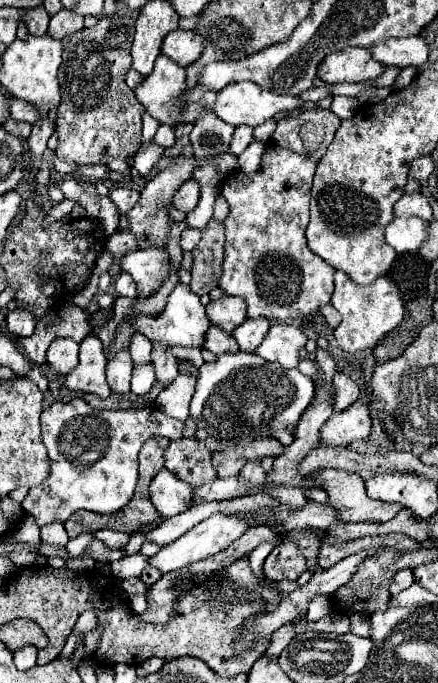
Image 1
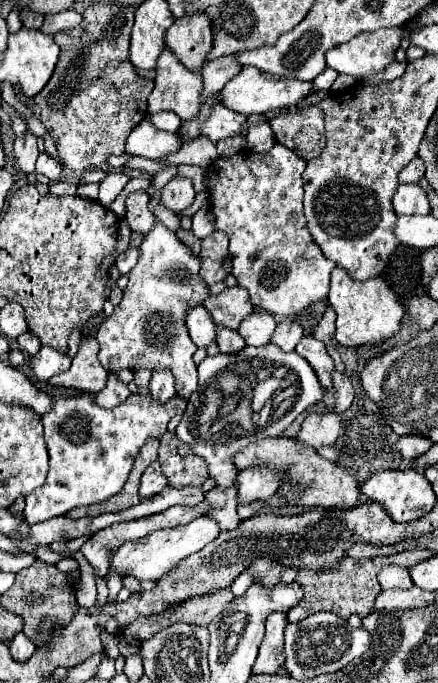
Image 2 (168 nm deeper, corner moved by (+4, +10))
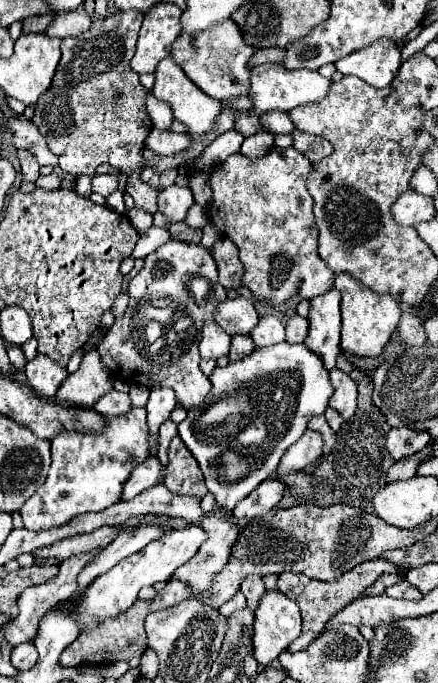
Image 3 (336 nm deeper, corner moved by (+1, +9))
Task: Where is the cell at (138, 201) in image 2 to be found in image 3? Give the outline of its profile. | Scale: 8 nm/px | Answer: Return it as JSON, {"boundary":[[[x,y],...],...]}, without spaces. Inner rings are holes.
{"boundary":[[[115,11],[113,15],[93,19],[83,35],[63,39],[63,57],[51,87],[35,105],[33,123],[47,137],[49,149],[59,157],[61,171],[69,175],[93,175],[101,163],[117,169],[131,167],[134,180],[127,181],[125,191],[133,197],[137,209],[155,215],[159,191],[140,180],[143,139],[153,127],[145,109],[149,91],[129,65],[135,55],[141,21],[141,11]]]}

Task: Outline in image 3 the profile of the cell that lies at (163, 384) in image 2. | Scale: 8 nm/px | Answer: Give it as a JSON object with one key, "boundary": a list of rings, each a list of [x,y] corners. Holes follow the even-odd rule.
{"boundary":[[[167,387],[151,389],[149,401],[147,401],[147,425],[149,425],[149,431],[151,431],[151,455],[157,455],[159,425],[169,419],[175,405],[177,405],[175,391],[171,391]]]}

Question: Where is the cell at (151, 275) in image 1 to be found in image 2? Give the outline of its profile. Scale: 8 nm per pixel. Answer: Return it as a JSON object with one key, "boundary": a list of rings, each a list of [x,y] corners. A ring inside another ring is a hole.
{"boundary":[[[156,220],[154,228],[148,232],[148,236],[140,244],[140,260],[128,274],[130,280],[124,290],[124,298],[120,306],[116,306],[114,314],[100,324],[98,334],[96,334],[96,340],[100,344],[98,358],[108,372],[118,372],[122,368],[170,370],[176,380],[178,396],[186,400],[190,398],[190,394],[198,388],[198,374],[196,374],[196,364],[192,360],[192,354],[196,352],[196,344],[192,342],[192,338],[188,338],[186,314],[188,314],[188,308],[202,304],[204,298],[210,296],[208,286],[204,286],[204,280],[198,276],[198,270],[200,270],[198,256],[194,256],[192,250],[174,236],[172,230],[168,230],[160,220]]]}

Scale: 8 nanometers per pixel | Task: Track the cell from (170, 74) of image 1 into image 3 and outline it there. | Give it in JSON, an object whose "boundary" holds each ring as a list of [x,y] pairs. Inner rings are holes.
{"boundary":[[[165,57],[159,65],[157,65],[157,71],[155,71],[155,85],[151,89],[151,93],[159,99],[159,101],[165,101],[171,105],[173,109],[173,117],[177,121],[181,121],[187,129],[189,129],[189,135],[199,135],[203,137],[207,131],[213,129],[215,125],[215,119],[219,117],[221,113],[221,103],[209,95],[205,95],[203,91],[199,91],[199,87],[195,87],[189,77],[183,73],[183,69],[179,65],[173,63],[171,57]]]}

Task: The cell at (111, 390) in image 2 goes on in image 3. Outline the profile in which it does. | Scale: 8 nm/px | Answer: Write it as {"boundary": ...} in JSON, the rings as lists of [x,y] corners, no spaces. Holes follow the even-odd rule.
{"boundary":[[[111,389],[93,405],[93,409],[101,415],[123,415],[131,409],[131,399],[127,393]]]}

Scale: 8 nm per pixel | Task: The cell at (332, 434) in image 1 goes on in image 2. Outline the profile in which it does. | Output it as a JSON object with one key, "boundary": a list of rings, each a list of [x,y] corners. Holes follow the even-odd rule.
{"boundary":[[[312,412],[304,420],[296,440],[300,444],[306,444],[306,446],[314,448],[314,450],[318,450],[322,446],[330,446],[330,444],[334,444],[338,440],[338,436],[342,432],[340,420],[342,420],[342,416],[336,414],[336,412],[328,412],[328,414]]]}

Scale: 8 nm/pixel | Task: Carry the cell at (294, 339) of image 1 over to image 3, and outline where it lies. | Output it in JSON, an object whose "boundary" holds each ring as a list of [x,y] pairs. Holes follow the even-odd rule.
{"boundary":[[[293,315],[293,317],[287,321],[285,329],[287,329],[287,343],[291,343],[291,345],[293,345],[293,343],[303,343],[305,337],[307,337],[309,321],[303,319],[303,317],[299,317],[299,315]]]}

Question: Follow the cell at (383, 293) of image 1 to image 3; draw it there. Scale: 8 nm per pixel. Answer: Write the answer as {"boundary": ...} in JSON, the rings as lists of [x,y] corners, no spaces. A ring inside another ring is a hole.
{"boundary":[[[339,273],[335,277],[335,289],[341,293],[341,349],[361,357],[377,357],[397,331],[401,317],[399,301],[391,295],[381,295],[363,287],[349,273]]]}

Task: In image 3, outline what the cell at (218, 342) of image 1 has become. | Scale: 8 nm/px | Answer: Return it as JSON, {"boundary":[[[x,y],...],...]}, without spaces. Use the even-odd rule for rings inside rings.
{"boundary":[[[233,335],[231,349],[229,349],[229,359],[239,361],[245,355],[249,355],[253,349],[255,349],[255,345],[253,345],[253,339],[249,335]]]}

